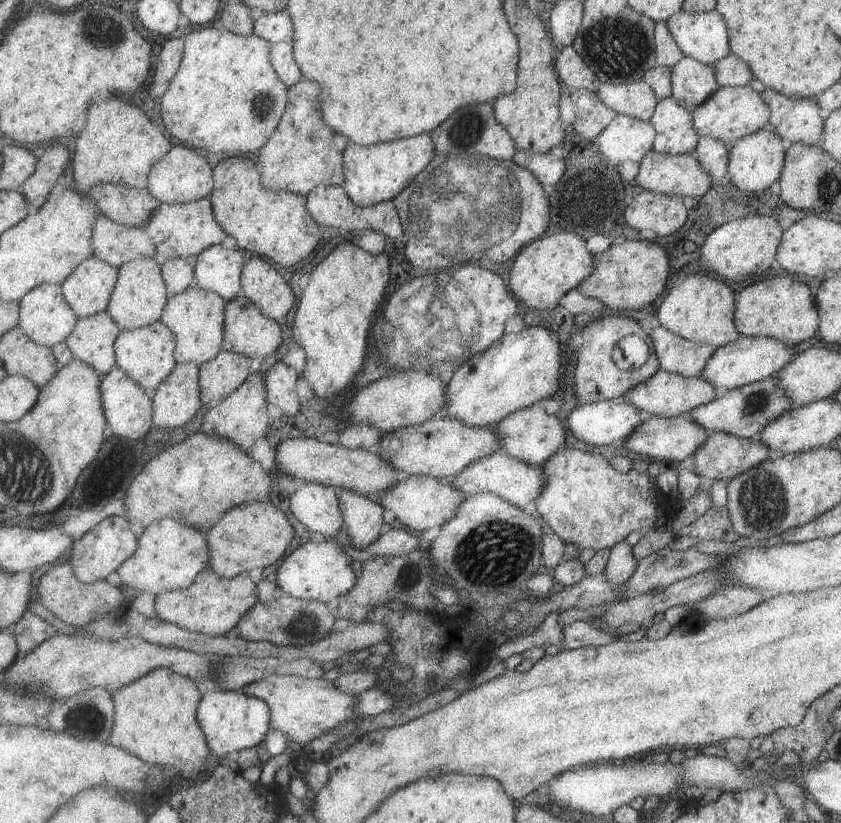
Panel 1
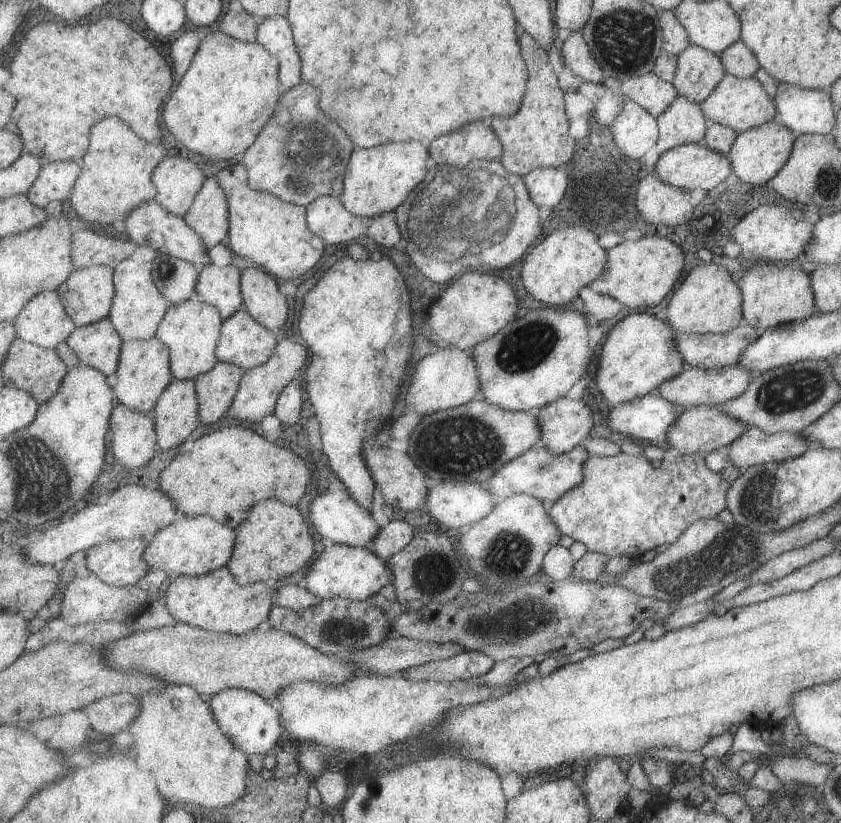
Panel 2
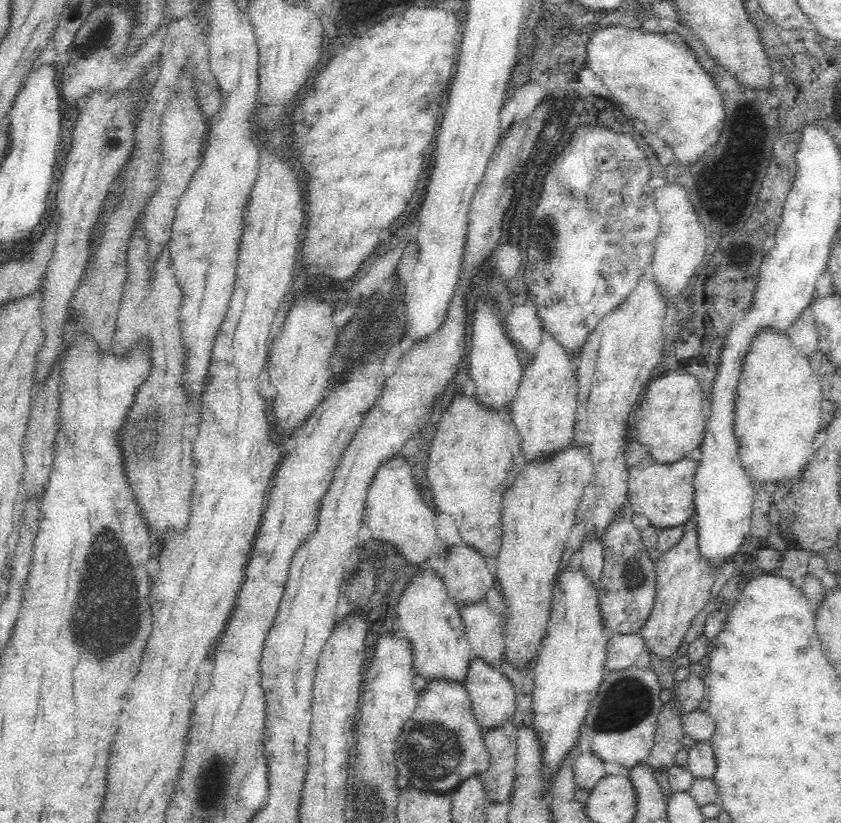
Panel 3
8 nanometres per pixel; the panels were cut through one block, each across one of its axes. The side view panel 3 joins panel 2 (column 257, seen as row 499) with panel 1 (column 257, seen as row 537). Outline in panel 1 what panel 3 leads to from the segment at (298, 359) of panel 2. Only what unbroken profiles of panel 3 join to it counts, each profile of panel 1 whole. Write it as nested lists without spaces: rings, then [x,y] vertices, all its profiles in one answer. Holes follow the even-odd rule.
[[[253,373],[235,392],[224,398],[217,406],[209,408],[203,416],[201,432],[209,436],[228,438],[250,453],[257,444],[257,439],[269,431],[272,423],[269,417],[269,403],[265,375]]]

